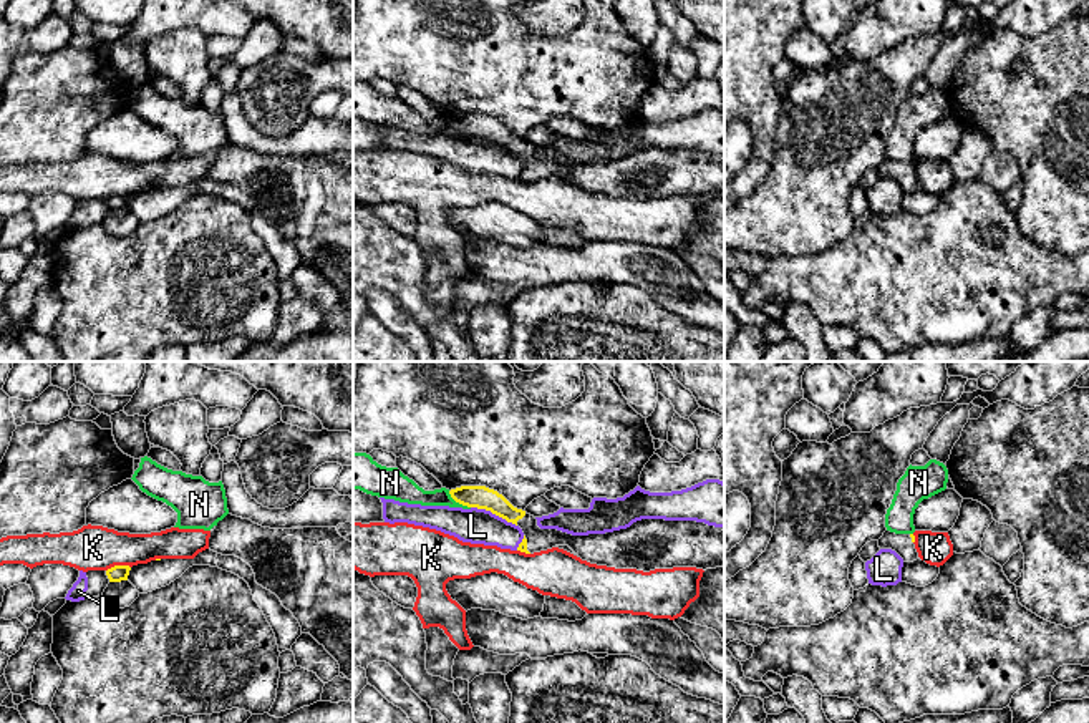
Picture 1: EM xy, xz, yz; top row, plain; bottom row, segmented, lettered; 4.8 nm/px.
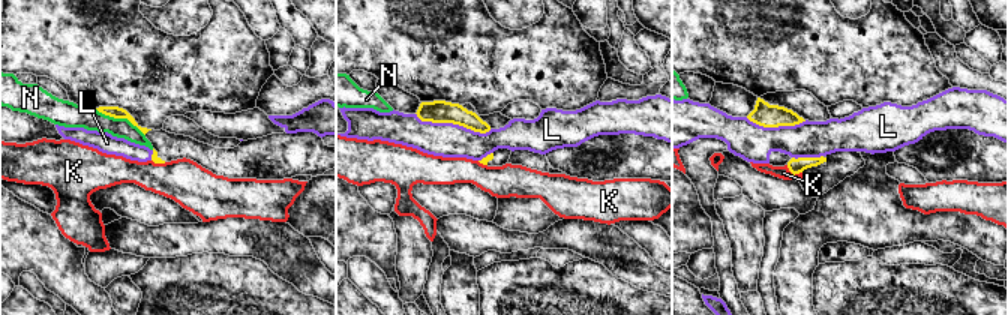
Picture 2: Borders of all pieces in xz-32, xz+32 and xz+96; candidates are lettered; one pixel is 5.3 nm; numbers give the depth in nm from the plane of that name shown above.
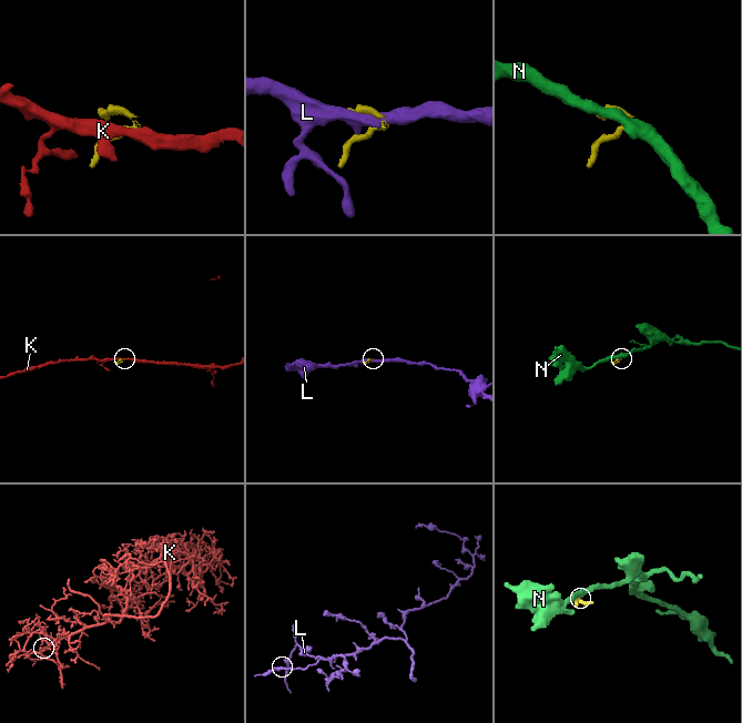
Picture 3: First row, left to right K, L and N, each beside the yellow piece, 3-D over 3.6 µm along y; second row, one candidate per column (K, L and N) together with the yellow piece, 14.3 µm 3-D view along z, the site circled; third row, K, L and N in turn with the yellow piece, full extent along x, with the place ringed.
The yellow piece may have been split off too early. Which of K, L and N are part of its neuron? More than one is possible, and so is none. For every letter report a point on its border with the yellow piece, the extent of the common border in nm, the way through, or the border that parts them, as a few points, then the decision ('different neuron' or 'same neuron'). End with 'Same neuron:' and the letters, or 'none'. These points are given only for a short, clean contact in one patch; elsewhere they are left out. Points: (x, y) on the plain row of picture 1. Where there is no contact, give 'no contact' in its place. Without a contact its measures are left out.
K: contact xy (118, 194); length 120 nm; border xy (130, 194), (111, 194), (106, 199); different neuron
L: contact xz (494, 141); length 240 nm; different neuron
N: contact xz (458, 130); length 140 nm; different neuron
Same neuron: none

